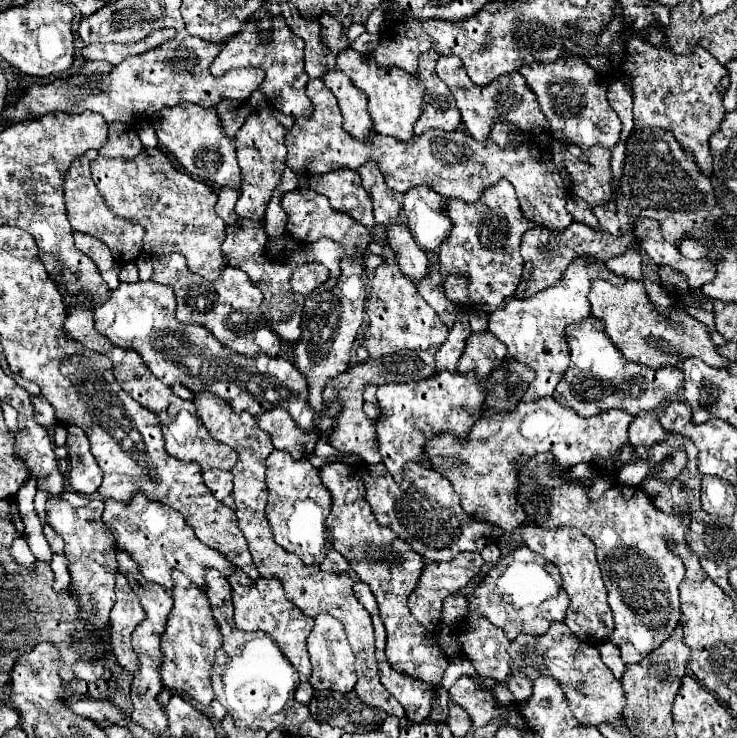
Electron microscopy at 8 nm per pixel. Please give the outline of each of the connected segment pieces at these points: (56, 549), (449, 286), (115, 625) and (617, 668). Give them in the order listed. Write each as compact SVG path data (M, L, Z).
M43 525L43 533L45 533L45 537L47 537L49 545L51 545L51 551L55 555L61 555L63 553L63 539L51 529L51 525Z
M447 275L447 277L443 277L443 283L445 283L447 297L453 299L455 303L465 305L465 301L467 301L467 279L457 277L457 275Z
M117 573L115 587L117 601L111 609L111 647L123 669L135 673L137 671L137 655L131 647L133 629L145 619L145 611L131 589L129 581Z
M607 639L603 643L597 645L599 651L601 651L601 657L603 657L603 663L613 671L613 675L621 681L623 673L625 673L625 663L621 661L621 655L619 655L619 649Z

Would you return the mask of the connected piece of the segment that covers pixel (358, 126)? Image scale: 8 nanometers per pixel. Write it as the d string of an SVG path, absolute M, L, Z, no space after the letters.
M331 69L323 77L323 83L333 91L337 97L341 115L343 115L343 129L359 141L369 141L373 133L373 121L367 111L367 99L361 89L357 89L345 73Z

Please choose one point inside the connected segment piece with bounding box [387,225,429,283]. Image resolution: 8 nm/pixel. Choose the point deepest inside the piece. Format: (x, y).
(413, 262)

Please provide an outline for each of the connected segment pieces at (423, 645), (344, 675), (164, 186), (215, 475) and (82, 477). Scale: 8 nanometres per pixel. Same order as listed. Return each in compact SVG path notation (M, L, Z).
M327 463L325 467L321 467L321 479L333 497L333 509L327 517L327 539L333 549L337 549L357 571L361 583L367 583L371 587L379 603L381 619L387 629L387 661L395 671L403 675L421 679L429 685L439 685L443 671L449 665L449 659L437 645L435 637L417 623L407 607L407 599L417 587L425 567L421 555L409 549L409 543L405 543L399 535L393 535L389 527L381 527L375 521L371 507L365 499L363 479L359 477L357 467L347 463Z
M321 613L315 617L315 627L311 635L307 637L307 649L313 665L313 673L309 677L309 683L317 691L339 691L349 693L355 687L355 655L345 639L345 631L341 623L331 617L329 613Z
M157 147L143 149L133 159L109 159L99 155L91 163L91 175L113 215L137 223L145 229L145 253L181 253L187 259L191 273L197 273L209 281L221 275L227 265L227 257L221 251L221 243L225 239L225 223L215 213L217 193L209 185L173 169L167 155Z
M205 471L203 481L209 487L209 491L215 495L215 499L225 499L233 493L233 475L229 471Z
M73 425L67 431L69 431L69 435L67 435L67 445L69 445L67 481L75 493L91 495L101 485L103 473L99 471L91 451L89 451L87 435L79 427L73 427Z

